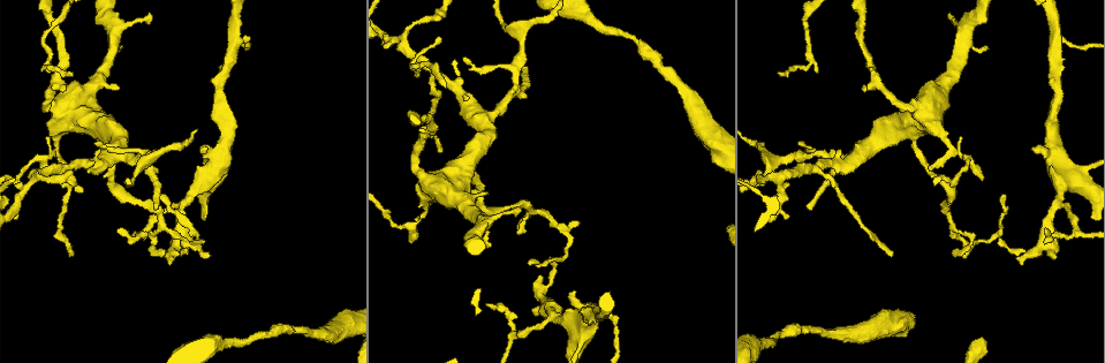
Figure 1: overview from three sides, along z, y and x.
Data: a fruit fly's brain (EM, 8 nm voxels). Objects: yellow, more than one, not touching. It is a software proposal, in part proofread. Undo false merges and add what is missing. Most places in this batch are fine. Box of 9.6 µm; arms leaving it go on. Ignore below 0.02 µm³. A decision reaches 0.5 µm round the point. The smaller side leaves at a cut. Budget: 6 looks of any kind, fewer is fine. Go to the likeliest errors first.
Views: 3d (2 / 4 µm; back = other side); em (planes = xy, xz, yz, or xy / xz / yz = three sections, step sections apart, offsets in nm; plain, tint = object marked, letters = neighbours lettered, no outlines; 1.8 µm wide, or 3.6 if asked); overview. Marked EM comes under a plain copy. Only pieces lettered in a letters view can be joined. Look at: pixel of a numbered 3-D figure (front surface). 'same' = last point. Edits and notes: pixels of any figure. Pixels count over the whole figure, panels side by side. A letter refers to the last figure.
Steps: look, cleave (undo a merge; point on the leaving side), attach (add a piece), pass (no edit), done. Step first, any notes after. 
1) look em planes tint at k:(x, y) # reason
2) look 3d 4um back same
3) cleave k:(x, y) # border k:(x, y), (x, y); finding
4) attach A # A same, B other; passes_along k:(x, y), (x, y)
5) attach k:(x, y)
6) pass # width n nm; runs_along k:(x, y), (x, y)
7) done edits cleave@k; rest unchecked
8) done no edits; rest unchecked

look em planes letters at 1:(523, 31)

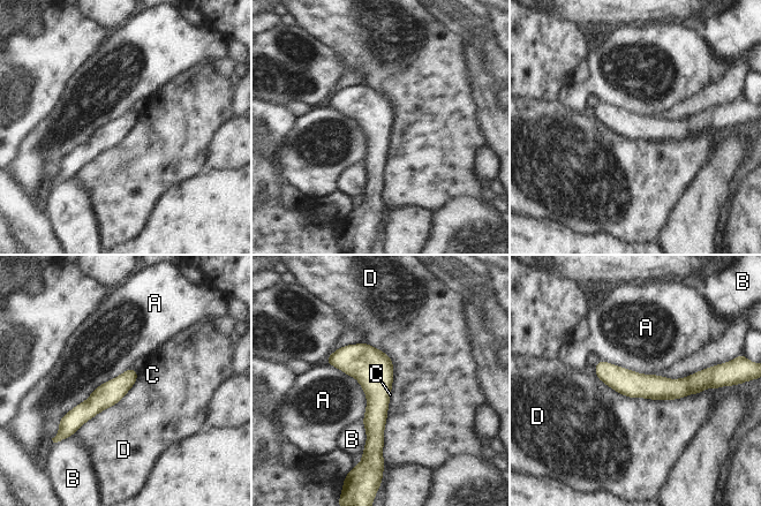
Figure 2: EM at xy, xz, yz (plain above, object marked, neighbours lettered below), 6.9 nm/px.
pass # width 170 nm; A other, B other, C other, D other; border 2:(130, 367), (102, 383), (59, 422); one neuron here

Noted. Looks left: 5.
look em planes letters at 1:(67, 167) # thick turns thin

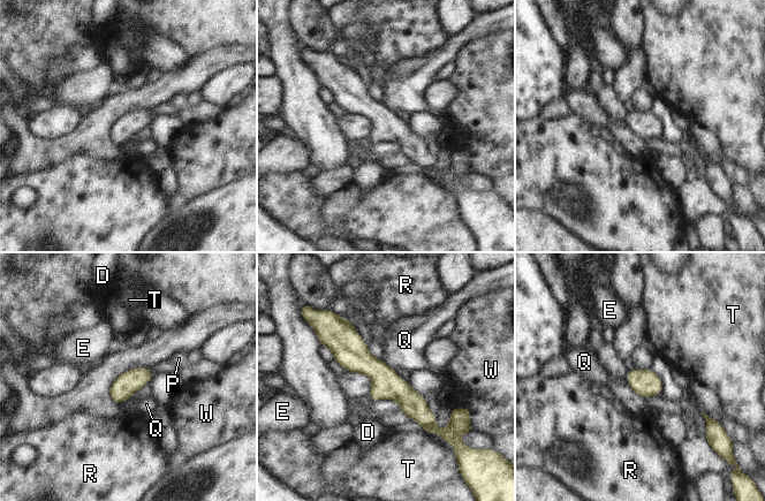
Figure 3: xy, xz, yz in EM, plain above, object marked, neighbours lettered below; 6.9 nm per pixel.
pass # width 170 nm; D other, E other, P other, Q other, R other, T other, W other; border 3:(625, 378), (630, 387), (644, 400); all the same neuron

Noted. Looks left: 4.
look 3d 2um at 1:(208, 257) # branch stops here

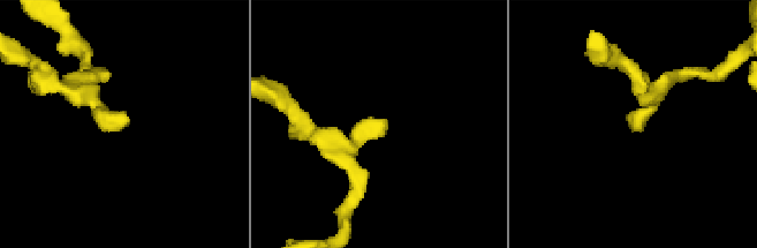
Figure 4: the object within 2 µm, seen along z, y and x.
look em planes letters at 4:(125, 125)

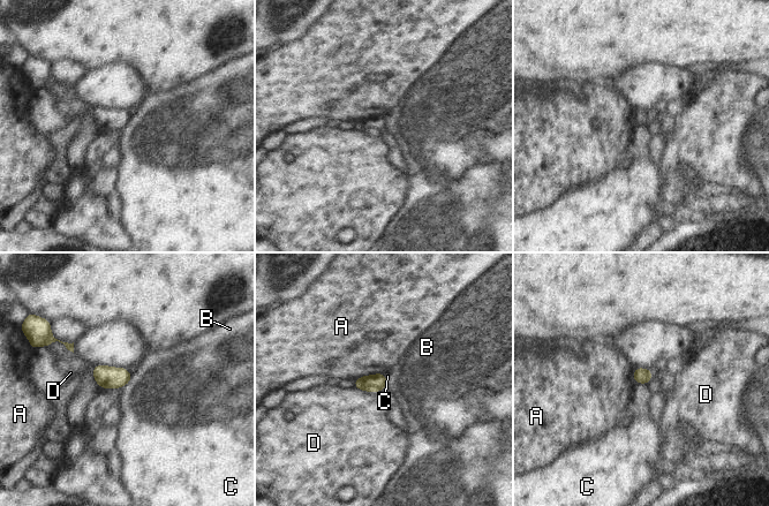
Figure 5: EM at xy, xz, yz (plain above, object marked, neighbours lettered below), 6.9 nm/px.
pass # A other, B other, C other, D other; no lettered piece goes on from it

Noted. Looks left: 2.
done no edits; rest unchecked

